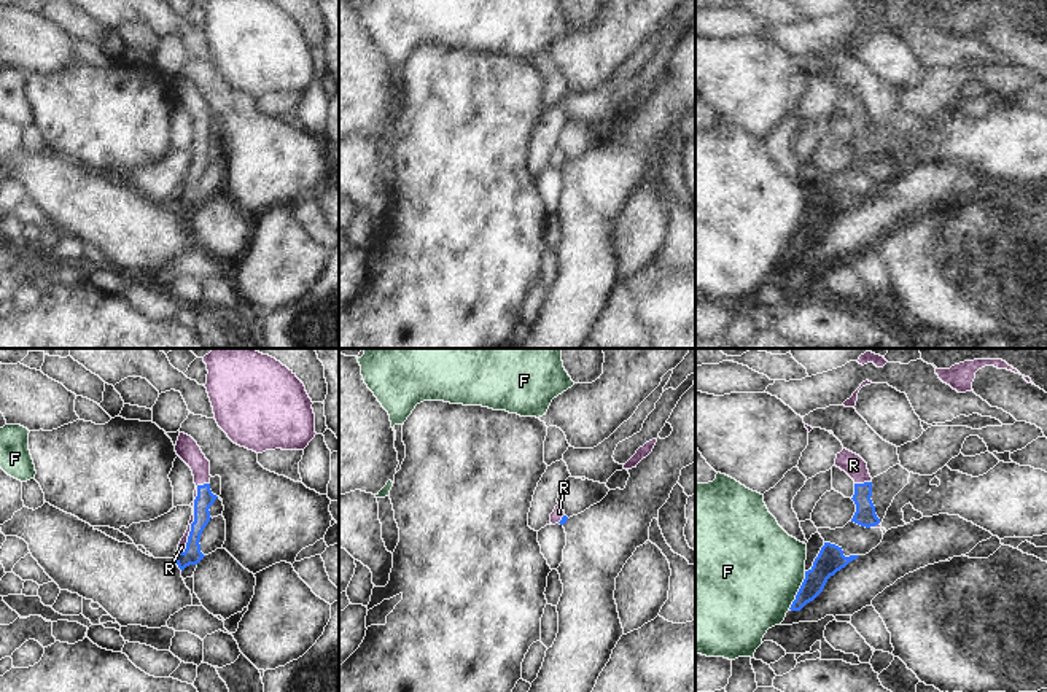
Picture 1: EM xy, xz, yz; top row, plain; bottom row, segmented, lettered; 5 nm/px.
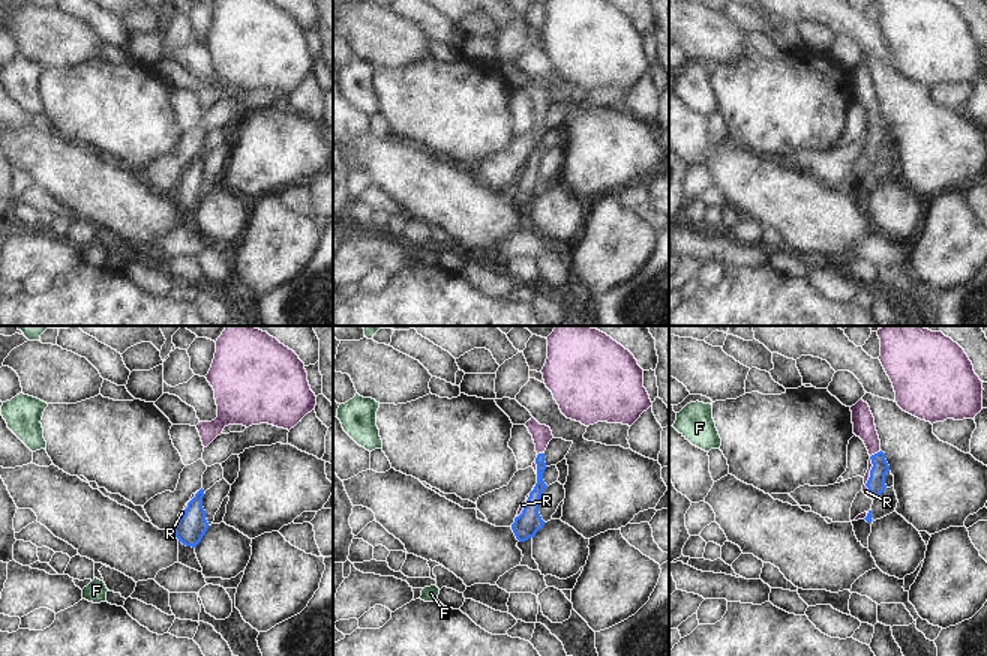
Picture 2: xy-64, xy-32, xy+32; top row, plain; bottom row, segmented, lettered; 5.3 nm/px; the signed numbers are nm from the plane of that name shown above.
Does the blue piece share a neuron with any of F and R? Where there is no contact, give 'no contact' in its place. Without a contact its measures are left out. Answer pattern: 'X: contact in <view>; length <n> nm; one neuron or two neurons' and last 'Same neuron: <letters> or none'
F: contact in yz; length 220 nm; two neurons
R: contact in xy; length 400 nm; one neuron
Same neuron: R

